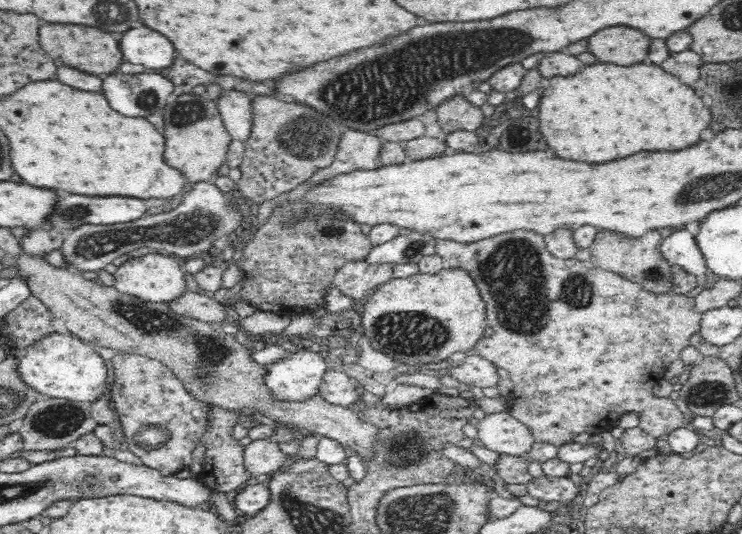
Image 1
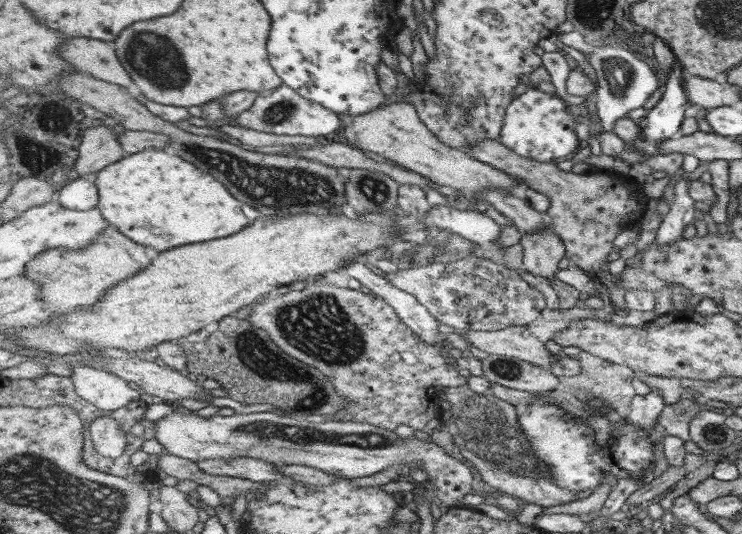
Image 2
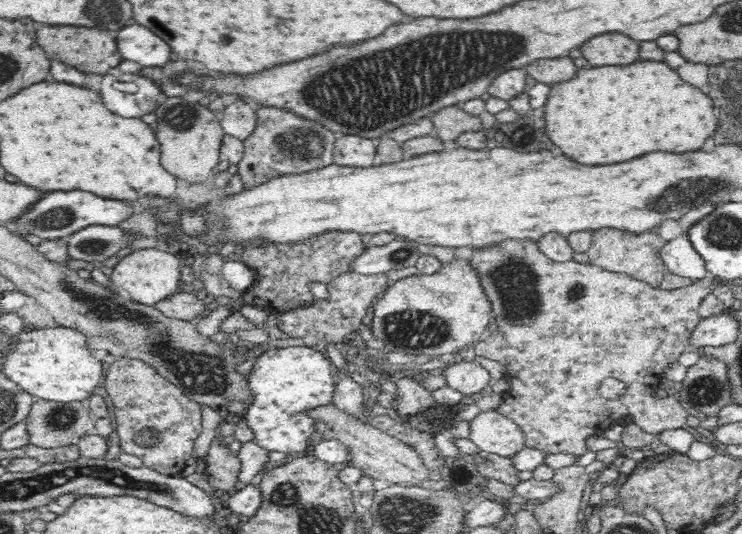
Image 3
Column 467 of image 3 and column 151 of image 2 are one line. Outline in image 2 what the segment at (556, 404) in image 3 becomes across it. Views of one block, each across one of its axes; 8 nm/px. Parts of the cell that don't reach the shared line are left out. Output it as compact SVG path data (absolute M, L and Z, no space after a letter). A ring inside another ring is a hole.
M109 226L101 238L97 238L97 242L93 242L89 248L83 248L83 250L67 250L67 248L51 248L37 254L31 262L27 262L25 266L25 277L31 277L35 281L39 281L43 285L43 292L41 292L41 300L46 304L46 310L51 312L50 318L53 319L53 323L57 322L57 319L61 321L61 315L69 313L79 308L87 308L91 304L95 304L107 288L117 285L117 283L125 280L125 278L131 278L133 274L149 267L153 260L147 256L147 248L133 242L131 238L127 238L122 232L117 232L117 228Z

